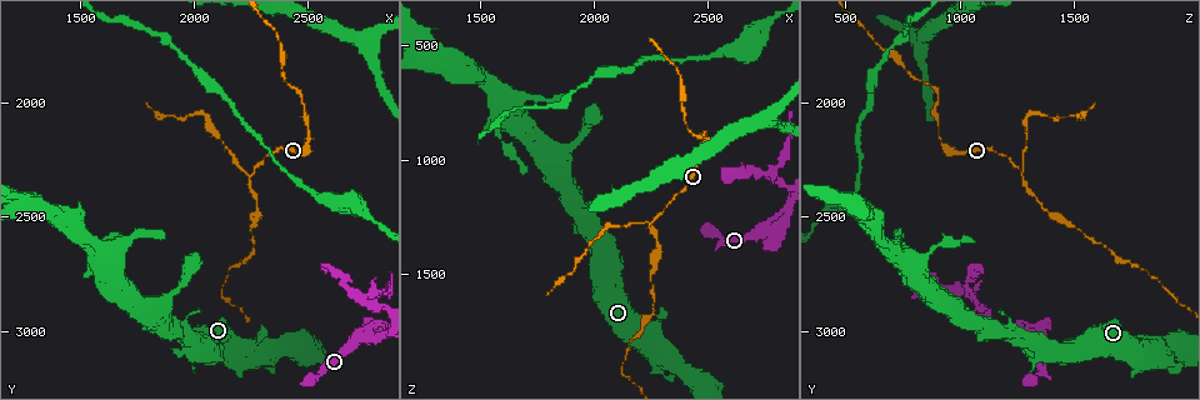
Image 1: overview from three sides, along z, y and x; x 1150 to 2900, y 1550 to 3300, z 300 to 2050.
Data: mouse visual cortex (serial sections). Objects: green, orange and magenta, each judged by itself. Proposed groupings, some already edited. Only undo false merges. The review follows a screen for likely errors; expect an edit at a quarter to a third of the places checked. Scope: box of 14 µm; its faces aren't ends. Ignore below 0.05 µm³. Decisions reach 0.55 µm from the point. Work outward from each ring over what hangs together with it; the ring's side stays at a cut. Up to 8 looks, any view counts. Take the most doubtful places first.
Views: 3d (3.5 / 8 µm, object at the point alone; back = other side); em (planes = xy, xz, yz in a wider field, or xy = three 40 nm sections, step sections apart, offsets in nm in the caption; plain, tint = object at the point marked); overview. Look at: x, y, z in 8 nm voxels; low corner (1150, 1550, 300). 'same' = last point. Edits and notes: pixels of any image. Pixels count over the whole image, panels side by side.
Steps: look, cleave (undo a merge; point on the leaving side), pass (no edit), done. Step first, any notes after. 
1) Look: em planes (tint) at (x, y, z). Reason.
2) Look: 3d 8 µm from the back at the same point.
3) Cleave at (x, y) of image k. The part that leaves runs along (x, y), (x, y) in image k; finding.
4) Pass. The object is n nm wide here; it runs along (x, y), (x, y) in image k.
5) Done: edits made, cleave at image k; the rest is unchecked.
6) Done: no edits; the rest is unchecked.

Look: 3d 8 µm at (2250, 2310, 1270). Three-way junction.

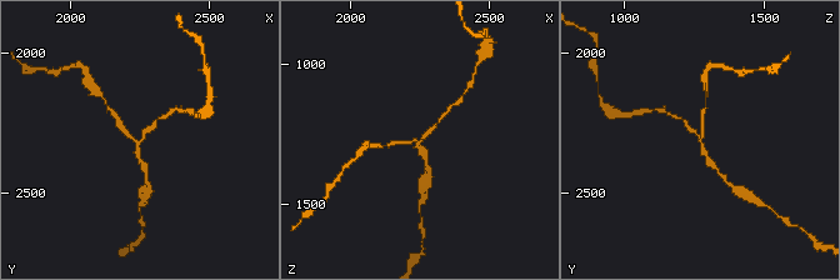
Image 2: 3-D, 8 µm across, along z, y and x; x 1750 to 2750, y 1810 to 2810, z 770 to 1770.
Look: em xy step 2 (tint) at (2250, 2330, 1270).

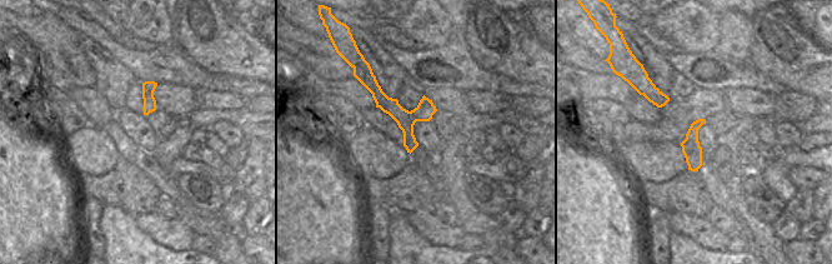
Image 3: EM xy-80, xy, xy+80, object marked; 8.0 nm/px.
Cleave at (119, 124) of image 2. The object is 150 nm wide here; the part that leaves runs along (136, 141), (108, 108), (105, 98) in image 2; a second cell is stuck on.

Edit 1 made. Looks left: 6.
Look: overview.

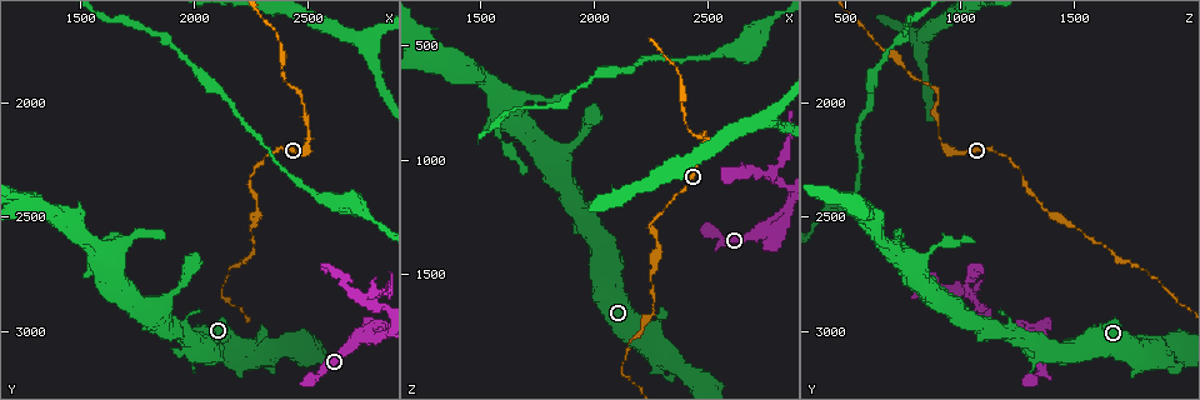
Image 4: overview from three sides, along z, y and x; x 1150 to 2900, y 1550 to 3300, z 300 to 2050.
Look: 3d 8 µm at (2730, 3040, 1310). Looks like a crossing.

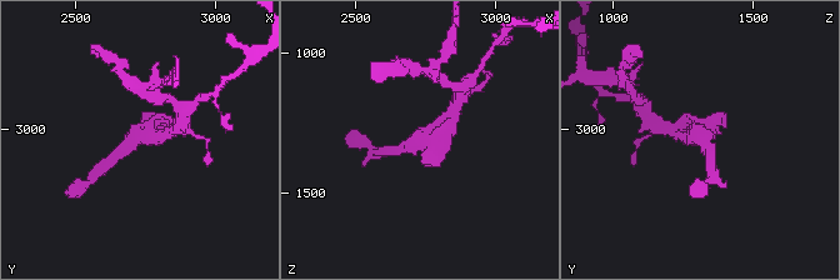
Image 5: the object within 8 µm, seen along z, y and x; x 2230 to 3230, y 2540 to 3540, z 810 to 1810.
Look: 3d 3.5 µm at (2720, 3030, 1300).

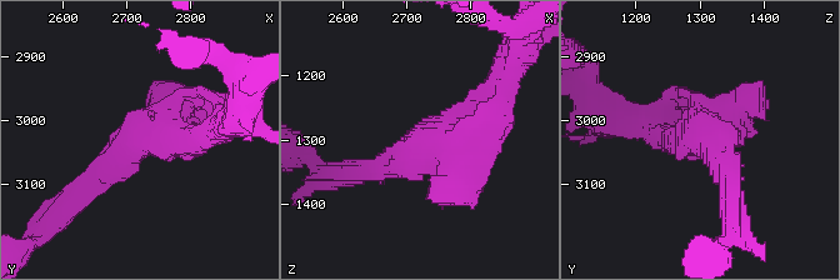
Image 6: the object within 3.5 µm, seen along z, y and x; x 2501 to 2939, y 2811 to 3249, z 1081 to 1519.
Look: em planes (tint) at (2715, 3030, 1310). Now the EM.

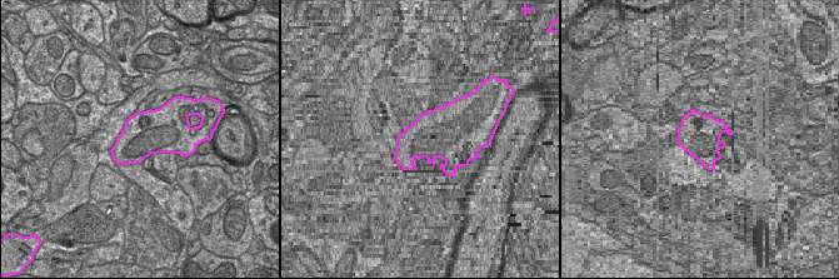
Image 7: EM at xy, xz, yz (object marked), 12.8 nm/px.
Pass. All the same cell.

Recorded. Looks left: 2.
Done: edits made, cleave at image 2; the rest is unchecked.

